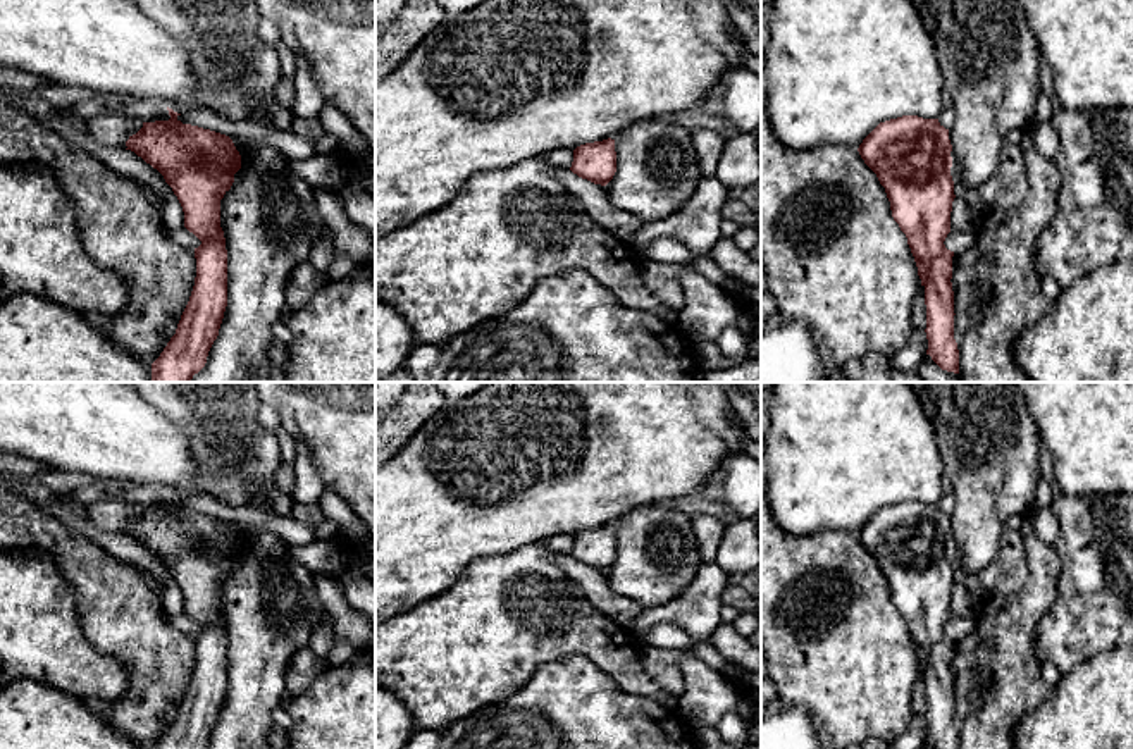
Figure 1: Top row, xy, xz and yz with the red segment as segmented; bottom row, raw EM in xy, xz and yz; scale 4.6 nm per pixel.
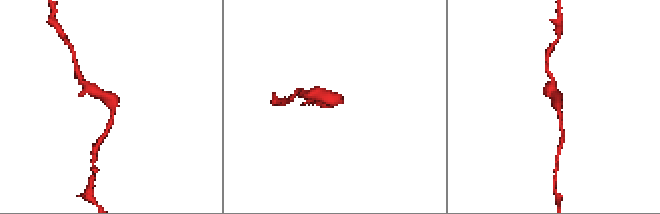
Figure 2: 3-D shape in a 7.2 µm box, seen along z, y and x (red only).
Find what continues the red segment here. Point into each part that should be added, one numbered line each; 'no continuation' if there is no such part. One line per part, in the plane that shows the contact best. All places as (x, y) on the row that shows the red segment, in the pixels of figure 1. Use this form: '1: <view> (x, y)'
no continuation

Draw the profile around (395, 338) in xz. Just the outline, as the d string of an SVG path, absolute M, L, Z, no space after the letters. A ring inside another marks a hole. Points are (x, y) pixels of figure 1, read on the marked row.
M375 300L375 382L386 382L401 370L415 344L406 319L389 303Z

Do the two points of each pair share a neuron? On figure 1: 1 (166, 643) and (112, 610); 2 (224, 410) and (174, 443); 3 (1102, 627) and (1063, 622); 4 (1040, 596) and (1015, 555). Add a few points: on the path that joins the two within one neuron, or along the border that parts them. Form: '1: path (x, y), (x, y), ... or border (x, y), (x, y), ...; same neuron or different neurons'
1: path (152, 643), (126, 620); same neuron
2: border (155, 408), (162, 410), (183, 429), (200, 472); different neurons
3: path (1092, 622), (1073, 622); same neuron
4: border (1025, 538), (1028, 581), (1013, 594), (992, 594); different neurons

